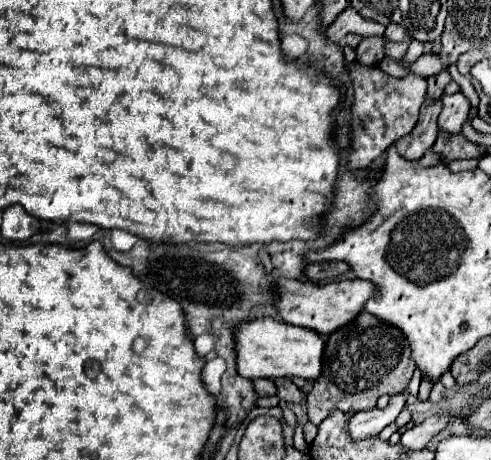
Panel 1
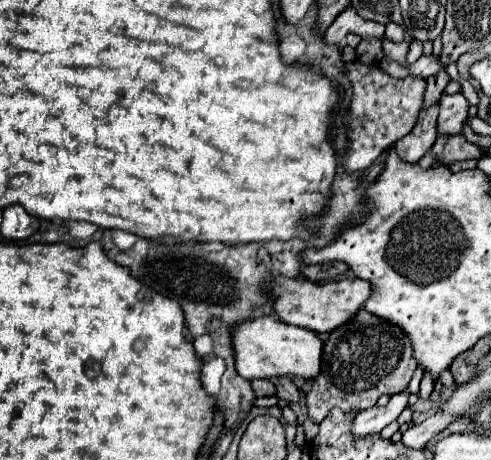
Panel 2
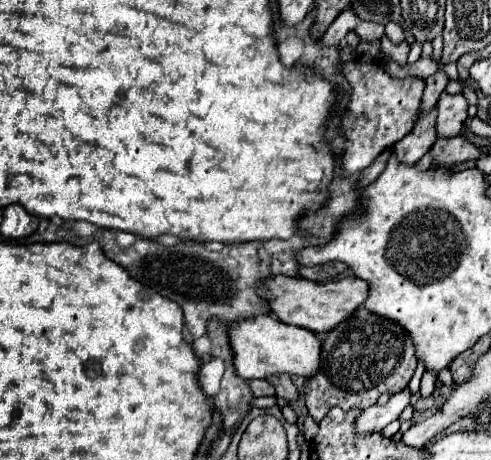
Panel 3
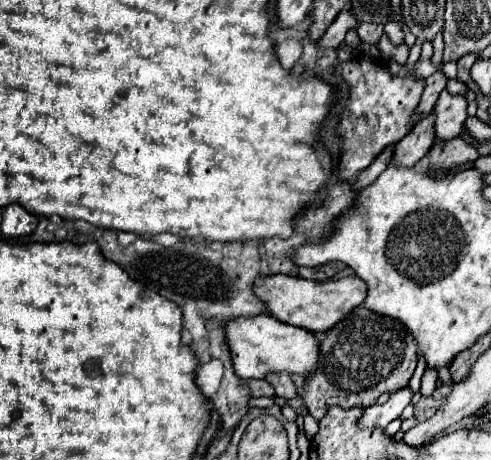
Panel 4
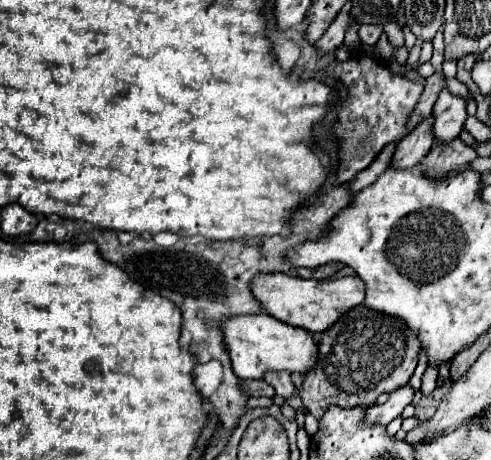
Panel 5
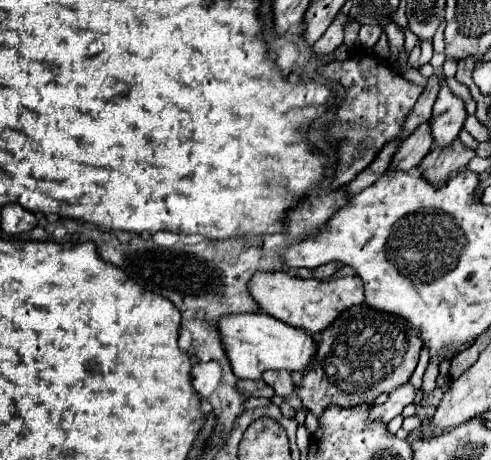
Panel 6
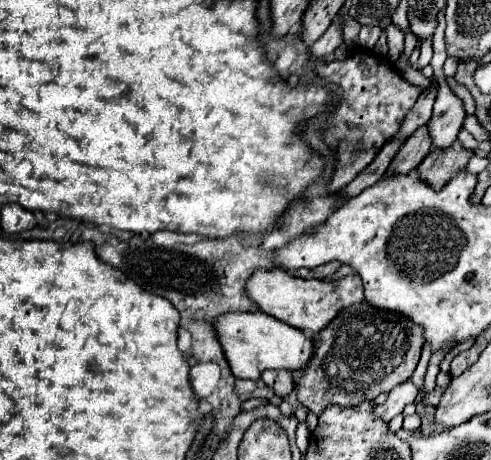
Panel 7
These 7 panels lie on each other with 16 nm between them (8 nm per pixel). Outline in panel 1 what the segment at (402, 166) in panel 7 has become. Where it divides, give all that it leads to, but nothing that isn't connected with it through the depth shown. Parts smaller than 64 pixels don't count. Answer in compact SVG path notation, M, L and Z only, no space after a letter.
M440 98L422 106L416 128L396 142L396 150L402 158L418 160L434 144L438 136L438 124L436 124L438 114L440 114Z

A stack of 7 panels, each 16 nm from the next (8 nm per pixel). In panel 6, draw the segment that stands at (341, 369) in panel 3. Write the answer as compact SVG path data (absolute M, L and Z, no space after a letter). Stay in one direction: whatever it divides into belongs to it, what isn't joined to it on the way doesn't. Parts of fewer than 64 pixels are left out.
M366 304L344 312L332 328L326 328L316 338L316 362L304 372L302 386L298 388L298 398L304 408L316 418L320 418L330 404L342 408L374 404L382 392L392 392L410 380L420 356L420 338L404 320L384 316L384 312L372 312Z

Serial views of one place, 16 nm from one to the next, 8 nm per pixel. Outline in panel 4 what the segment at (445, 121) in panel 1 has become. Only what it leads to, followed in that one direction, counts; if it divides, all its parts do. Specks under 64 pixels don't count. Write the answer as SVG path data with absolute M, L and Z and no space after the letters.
M444 90L436 102L436 136L442 140L460 136L468 118L466 108L468 102L464 96L452 96Z

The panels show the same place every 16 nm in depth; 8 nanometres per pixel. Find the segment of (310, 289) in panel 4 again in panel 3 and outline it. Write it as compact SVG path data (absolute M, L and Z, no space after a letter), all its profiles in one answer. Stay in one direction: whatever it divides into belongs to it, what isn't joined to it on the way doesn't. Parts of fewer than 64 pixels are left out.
M276 276L272 280L266 280L264 288L258 288L258 294L270 302L272 312L276 312L276 316L284 324L294 324L316 334L326 334L332 328L336 328L336 324L348 320L348 316L352 316L352 312L356 312L364 304L368 292L370 292L368 282L360 278L342 278L318 284L304 278Z

